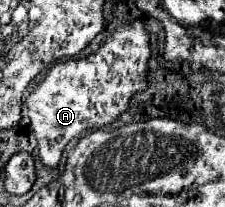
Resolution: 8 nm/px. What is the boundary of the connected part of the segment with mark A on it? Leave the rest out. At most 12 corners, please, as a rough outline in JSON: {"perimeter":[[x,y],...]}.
{"perimeter":[[119,27],[53,65],[25,101],[39,159],[145,89],[149,35]]}

